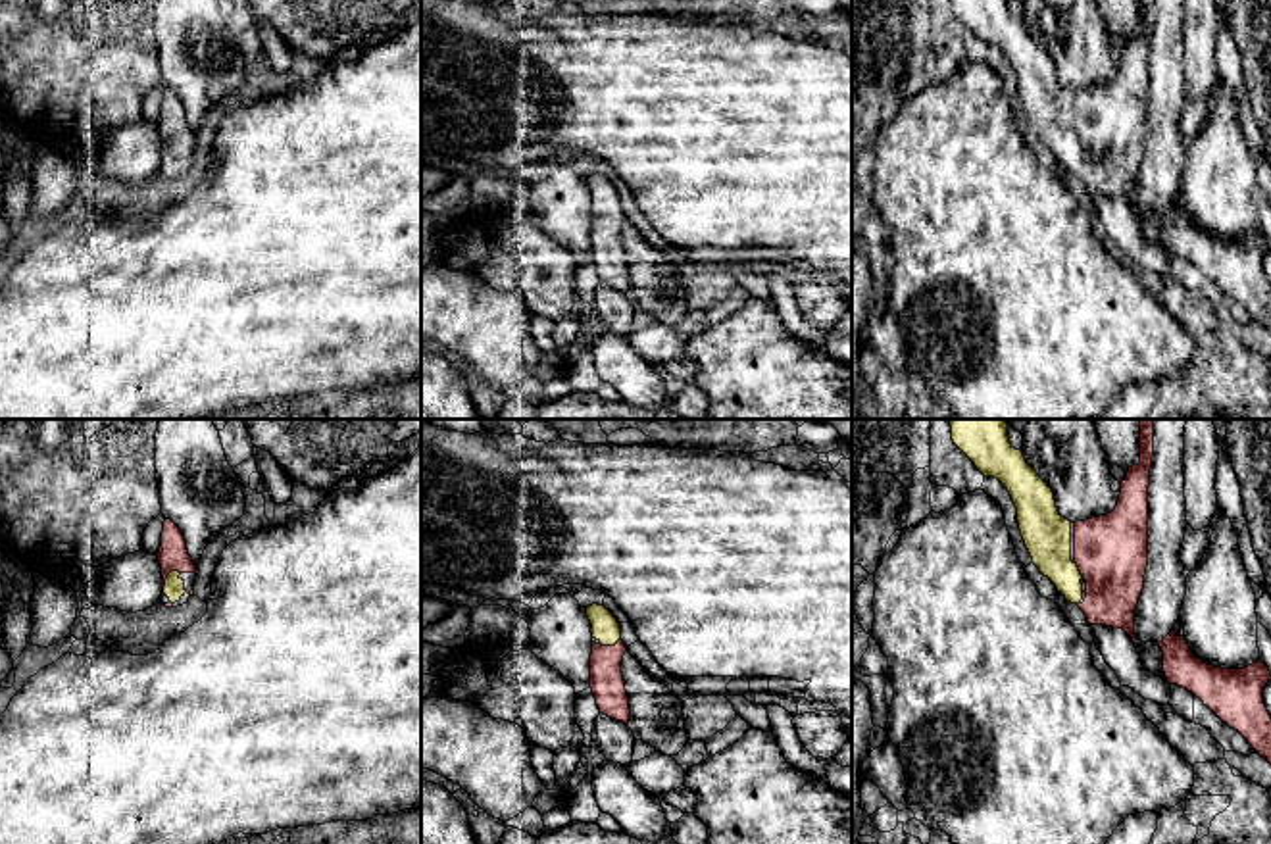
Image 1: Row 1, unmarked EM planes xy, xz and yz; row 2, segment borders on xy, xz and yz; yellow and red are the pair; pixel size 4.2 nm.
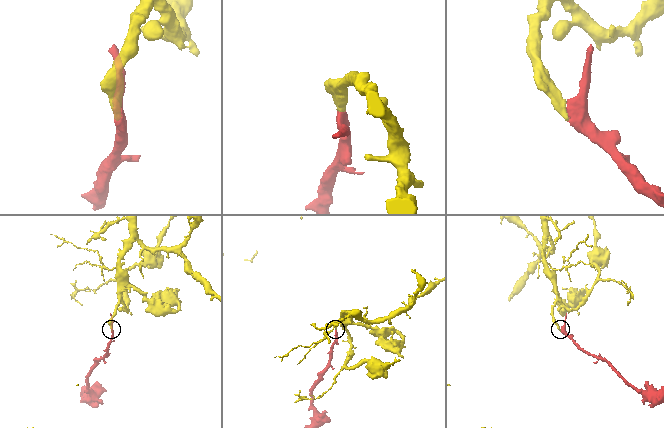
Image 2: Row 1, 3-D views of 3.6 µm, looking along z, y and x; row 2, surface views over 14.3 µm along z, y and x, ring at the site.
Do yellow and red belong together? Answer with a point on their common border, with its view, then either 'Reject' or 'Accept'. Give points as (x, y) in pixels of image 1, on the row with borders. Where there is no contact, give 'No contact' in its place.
Touches yellow at xy (168, 577). Accept

